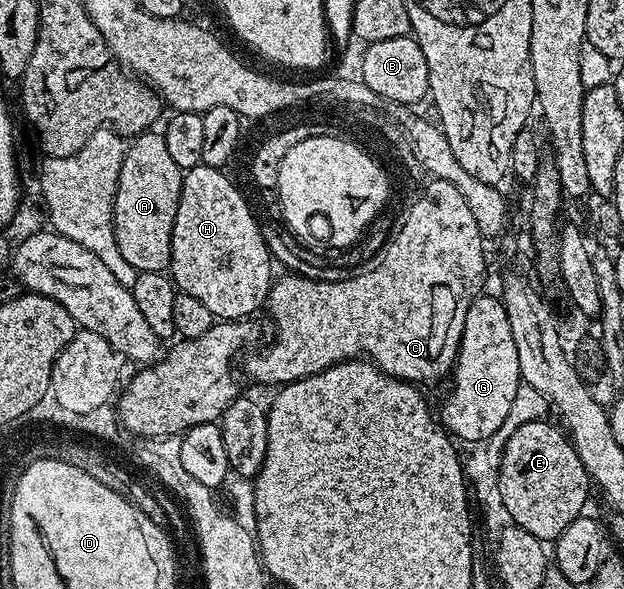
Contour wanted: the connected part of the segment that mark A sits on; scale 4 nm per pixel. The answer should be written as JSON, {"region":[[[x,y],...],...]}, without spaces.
{"region":[[[144,132],[130,139],[117,184],[114,221],[117,246],[126,263],[138,272],[163,272],[171,265],[173,220],[177,220],[183,175],[184,171],[171,158],[162,133]]]}

